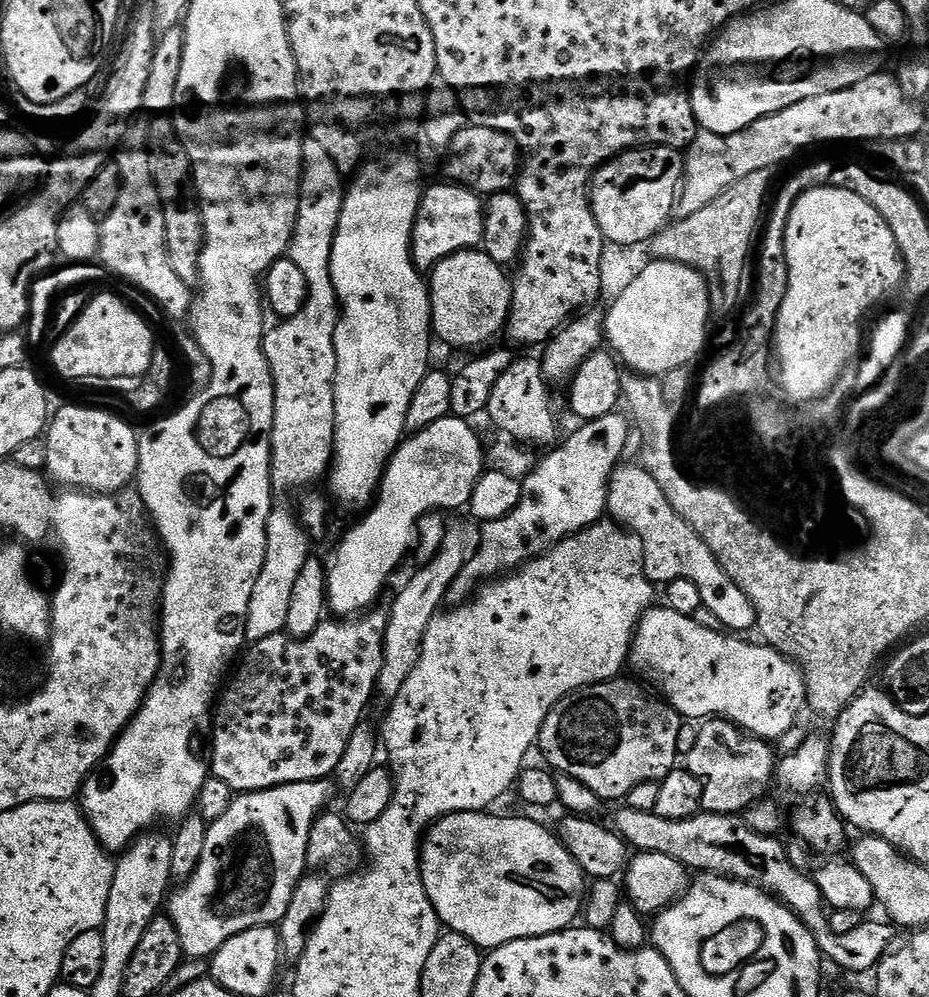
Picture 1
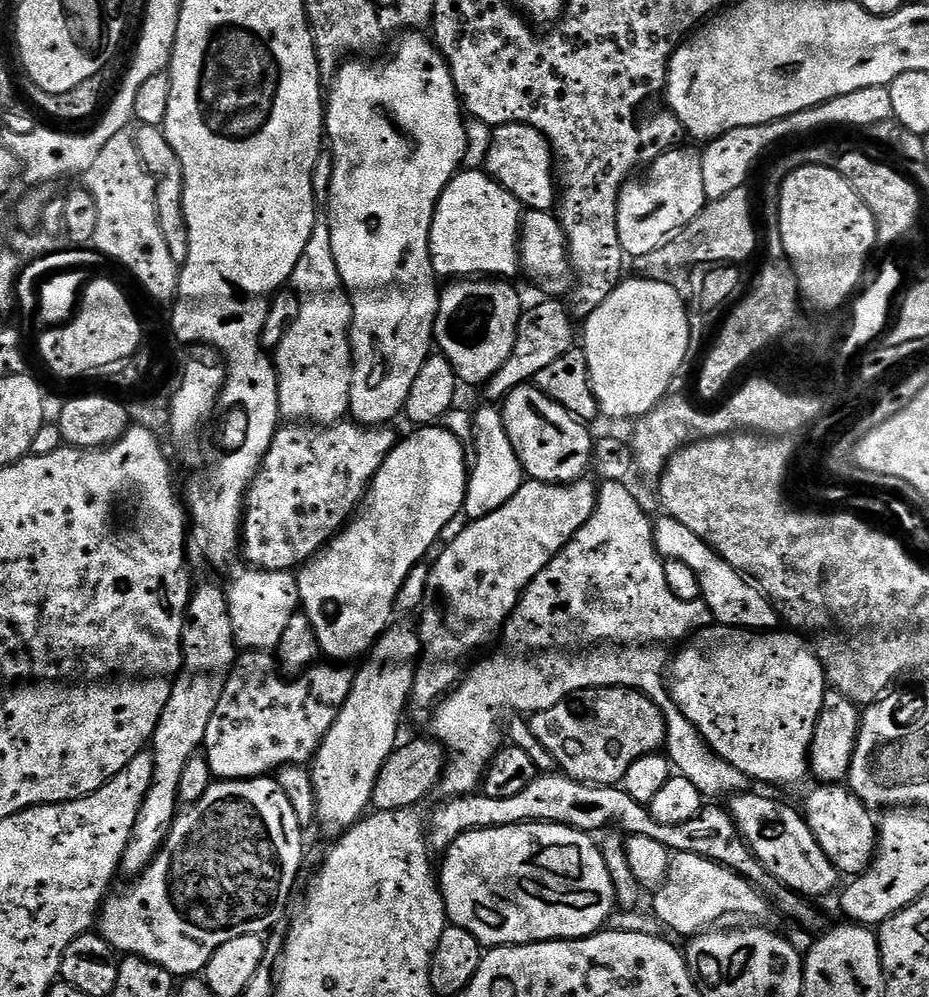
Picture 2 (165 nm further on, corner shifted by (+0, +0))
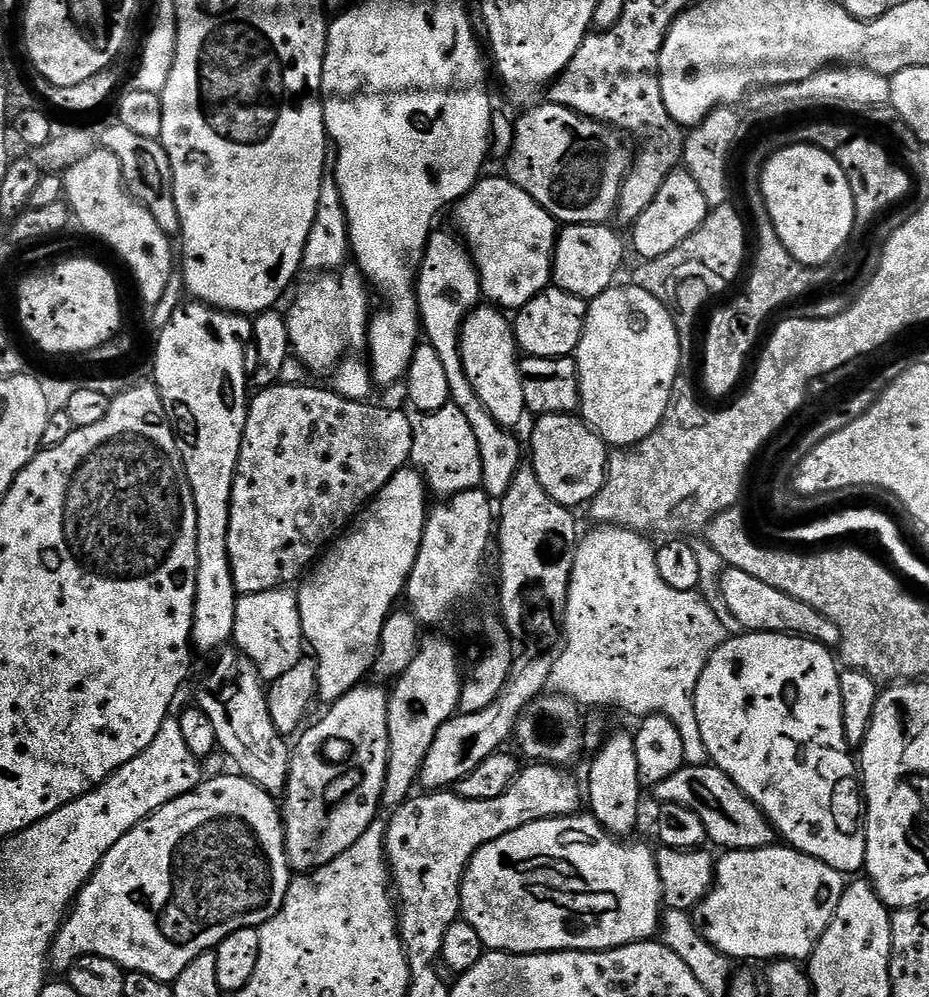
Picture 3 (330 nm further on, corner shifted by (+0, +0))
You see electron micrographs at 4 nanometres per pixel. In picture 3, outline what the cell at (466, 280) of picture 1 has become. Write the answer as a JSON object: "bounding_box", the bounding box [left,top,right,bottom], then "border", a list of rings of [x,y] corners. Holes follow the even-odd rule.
{"bounding_box":[460,306,526,429],"border":[[[477,306],[468,313],[460,328],[460,353],[466,376],[470,378],[470,386],[478,394],[478,398],[486,406],[486,410],[503,428],[515,429],[515,424],[526,416],[524,395],[522,394],[522,378],[520,377],[520,361],[516,333],[503,311],[496,306]]]}

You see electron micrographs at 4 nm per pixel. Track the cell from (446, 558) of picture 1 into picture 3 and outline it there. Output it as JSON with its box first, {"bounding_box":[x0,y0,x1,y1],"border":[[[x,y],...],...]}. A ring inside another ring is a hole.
{"bounding_box":[282,682,388,874],"border":[[[365,682],[335,701],[313,728],[305,727],[301,740],[294,744],[288,790],[282,800],[284,845],[288,851],[288,867],[293,873],[307,874],[326,866],[338,854],[350,850],[378,818],[376,811],[382,808],[388,765],[388,698],[385,689],[383,692],[371,682]]]}

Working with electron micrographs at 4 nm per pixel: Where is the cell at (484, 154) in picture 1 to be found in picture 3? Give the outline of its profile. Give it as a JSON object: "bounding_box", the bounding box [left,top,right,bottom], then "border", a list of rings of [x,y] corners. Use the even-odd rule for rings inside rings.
{"bounding_box":[506,103,634,225],"border":[[[543,103],[529,107],[525,111],[529,112],[520,121],[515,121],[512,146],[506,156],[507,179],[526,190],[526,194],[530,194],[530,198],[534,198],[534,202],[538,202],[538,206],[545,208],[561,225],[608,224],[615,217],[616,208],[620,205],[620,191],[628,169],[634,163],[634,152],[628,149],[629,141],[610,124],[579,116],[566,106]]]}

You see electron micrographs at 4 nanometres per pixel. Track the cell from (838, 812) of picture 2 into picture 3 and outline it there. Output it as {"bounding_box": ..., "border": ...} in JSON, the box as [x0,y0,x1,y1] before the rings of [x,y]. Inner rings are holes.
{"bounding_box":[694,631,866,874],"border":[[[750,631],[740,635],[744,636],[736,636],[733,640],[732,637],[725,639],[724,644],[718,646],[718,650],[714,650],[714,654],[706,662],[706,670],[702,670],[702,678],[698,678],[698,686],[694,694],[698,730],[702,730],[702,742],[706,742],[709,761],[725,772],[764,811],[772,827],[776,829],[779,839],[787,847],[797,848],[808,856],[826,862],[826,866],[830,866],[838,873],[849,874],[848,872],[856,871],[859,873],[863,869],[866,858],[866,838],[862,823],[866,816],[866,808],[862,803],[862,784],[858,779],[858,764],[844,733],[844,703],[840,693],[841,669],[838,667],[837,657],[817,640],[808,640],[805,636],[789,636],[787,632]]]}

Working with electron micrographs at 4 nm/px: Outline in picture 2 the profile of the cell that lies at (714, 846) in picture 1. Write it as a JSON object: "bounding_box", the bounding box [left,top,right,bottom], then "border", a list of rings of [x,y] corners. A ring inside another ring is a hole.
{"bounding_box":[426,774,812,924],"border":[[[538,774],[534,778],[534,782],[530,782],[530,786],[526,786],[526,790],[522,790],[510,798],[490,798],[483,794],[473,794],[471,796],[448,798],[443,802],[445,804],[438,805],[433,810],[432,817],[429,815],[426,820],[428,847],[436,854],[443,854],[462,833],[469,832],[475,828],[501,828],[511,824],[561,824],[567,828],[573,828],[579,832],[589,834],[600,834],[613,828],[628,836],[641,835],[645,838],[652,838],[654,842],[660,842],[662,846],[666,846],[669,852],[673,854],[678,852],[682,854],[698,854],[710,862],[718,862],[722,866],[734,870],[734,874],[746,878],[755,888],[759,888],[775,907],[777,904],[786,915],[794,916],[798,923],[808,924],[812,920],[812,912],[808,909],[809,901],[805,897],[792,892],[786,885],[778,883],[764,869],[762,862],[758,862],[758,858],[752,853],[750,846],[742,838],[738,826],[732,820],[731,811],[727,807],[712,808],[712,806],[706,806],[697,816],[690,818],[690,822],[663,824],[662,822],[654,822],[654,818],[648,813],[647,807],[634,802],[634,798],[630,798],[630,794],[626,794],[623,787],[610,784],[583,784],[563,774]]]}

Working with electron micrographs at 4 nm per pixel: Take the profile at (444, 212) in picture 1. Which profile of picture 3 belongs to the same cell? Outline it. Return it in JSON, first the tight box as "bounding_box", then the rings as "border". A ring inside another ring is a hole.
{"bounding_box":[456,175,558,310],"border":[[[503,175],[487,176],[477,180],[476,185],[462,199],[456,201],[456,224],[460,227],[458,232],[463,243],[472,254],[476,271],[480,273],[481,293],[487,299],[489,296],[492,299],[489,301],[501,309],[519,310],[553,283],[552,259],[556,253],[558,222],[512,180]]]}

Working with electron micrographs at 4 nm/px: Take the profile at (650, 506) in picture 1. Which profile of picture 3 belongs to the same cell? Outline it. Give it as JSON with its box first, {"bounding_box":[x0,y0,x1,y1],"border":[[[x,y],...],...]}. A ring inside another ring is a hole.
{"bounding_box":[720,567,841,650],"border":[[[725,567],[723,571],[720,576],[720,596],[724,599],[729,614],[741,624],[741,629],[750,632],[787,632],[789,636],[805,636],[808,640],[817,640],[829,650],[835,649],[841,643],[838,626],[834,626],[834,622],[818,614],[814,606],[806,606],[806,602],[798,602],[798,598],[790,598],[790,594],[782,594],[782,590],[774,590],[774,586],[766,586],[766,582],[761,582],[759,578],[745,574],[737,568]]]}

